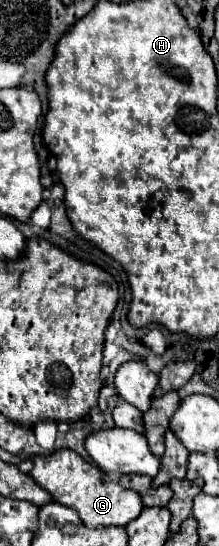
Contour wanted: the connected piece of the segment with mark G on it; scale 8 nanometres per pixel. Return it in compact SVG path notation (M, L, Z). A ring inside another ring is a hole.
M56 450L50 456L34 456L34 470L30 476L46 488L56 502L74 508L82 522L88 528L98 526L126 526L132 522L144 508L142 498L128 488L122 488L118 482L112 482L106 472L102 472L98 466L86 462L80 454L74 450Z

